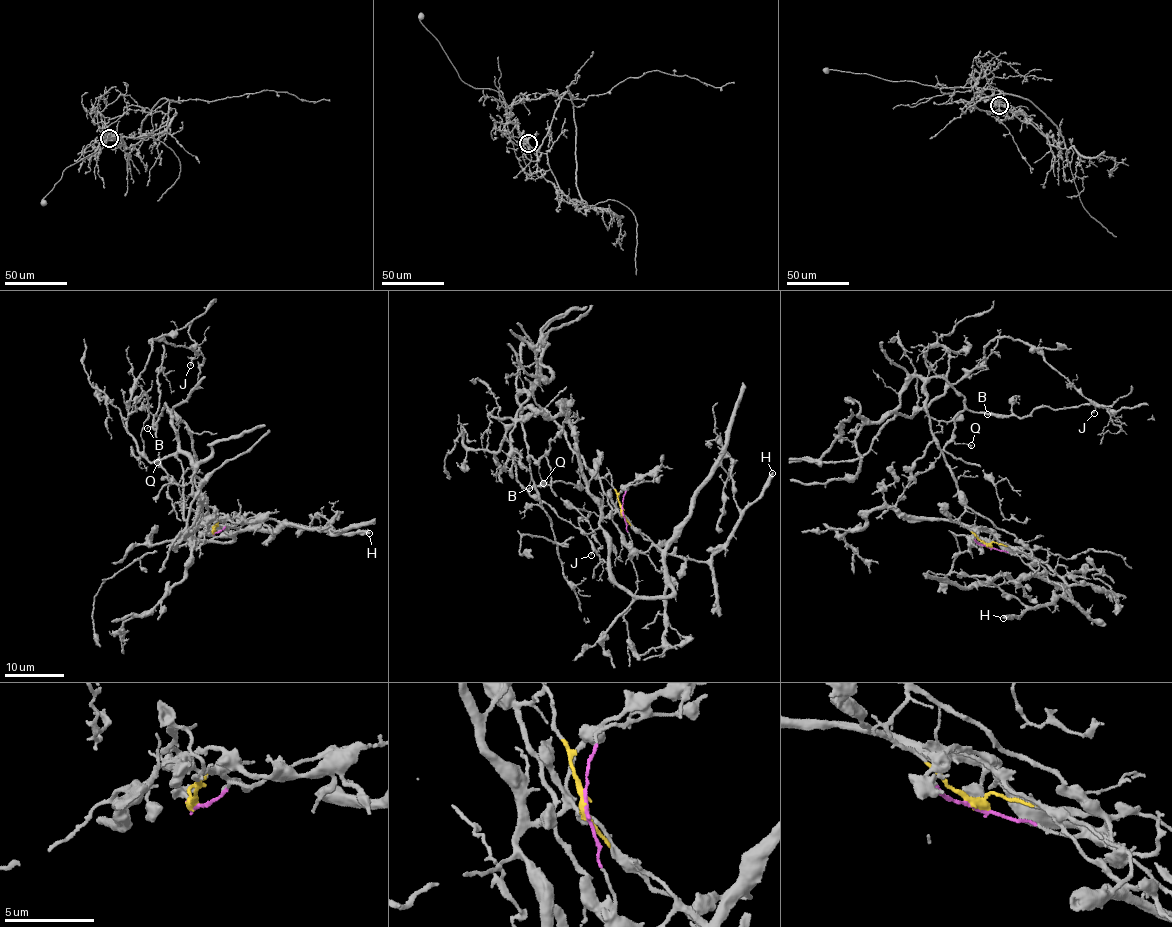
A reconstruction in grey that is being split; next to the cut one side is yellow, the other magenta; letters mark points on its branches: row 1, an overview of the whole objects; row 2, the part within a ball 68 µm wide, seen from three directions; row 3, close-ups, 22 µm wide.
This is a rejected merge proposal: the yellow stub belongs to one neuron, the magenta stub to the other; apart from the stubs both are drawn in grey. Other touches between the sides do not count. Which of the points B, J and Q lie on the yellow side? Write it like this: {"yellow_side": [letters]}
{"yellow_side": ["B", "J", "Q"]}

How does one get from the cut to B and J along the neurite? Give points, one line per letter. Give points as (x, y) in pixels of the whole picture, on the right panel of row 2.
B: (987, 546), (959, 523), (963, 495), (931, 429), (924, 389), (930, 377), (940, 376), (968, 410), (988, 414)
J: (987, 546), (959, 523), (925, 381), (908, 383), (897, 410), (914, 416), (1010, 336), (1094, 413)

